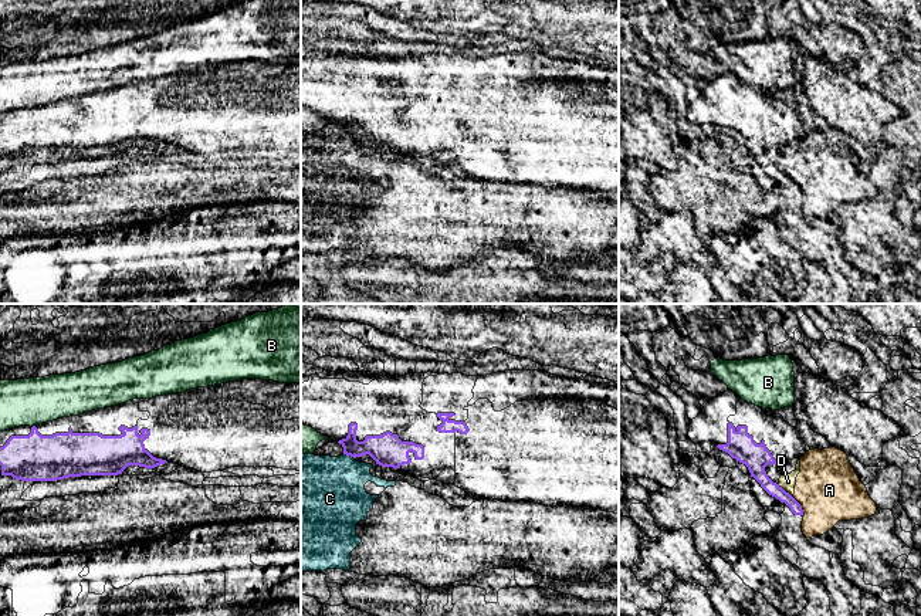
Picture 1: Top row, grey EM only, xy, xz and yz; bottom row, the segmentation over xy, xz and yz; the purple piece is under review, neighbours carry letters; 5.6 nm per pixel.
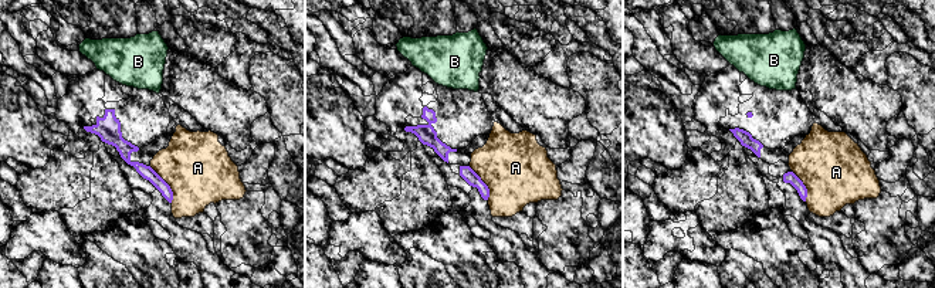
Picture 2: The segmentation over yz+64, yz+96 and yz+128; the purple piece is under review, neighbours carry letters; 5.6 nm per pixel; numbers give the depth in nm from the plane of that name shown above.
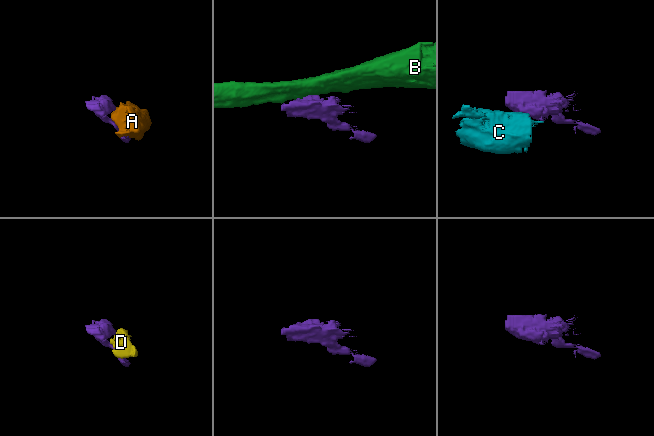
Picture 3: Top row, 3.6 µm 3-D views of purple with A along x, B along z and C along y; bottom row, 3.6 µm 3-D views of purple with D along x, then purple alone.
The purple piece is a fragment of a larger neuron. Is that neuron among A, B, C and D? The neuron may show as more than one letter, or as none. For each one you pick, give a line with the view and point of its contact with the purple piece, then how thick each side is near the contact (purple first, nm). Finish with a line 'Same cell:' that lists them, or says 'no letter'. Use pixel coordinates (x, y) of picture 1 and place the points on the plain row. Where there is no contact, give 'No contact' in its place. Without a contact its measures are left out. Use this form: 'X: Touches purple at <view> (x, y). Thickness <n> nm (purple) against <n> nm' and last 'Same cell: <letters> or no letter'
Same cell: no letter

